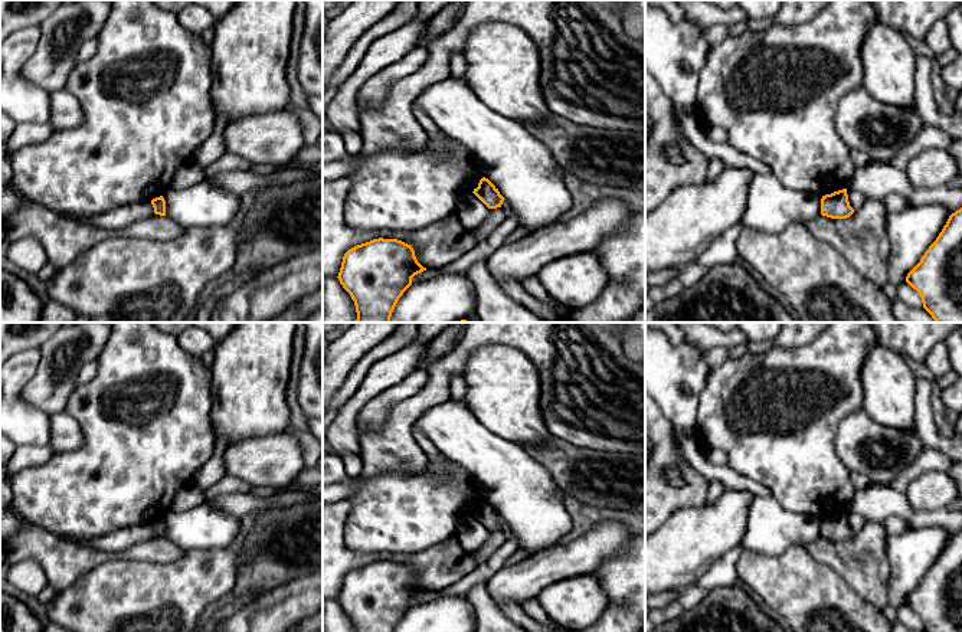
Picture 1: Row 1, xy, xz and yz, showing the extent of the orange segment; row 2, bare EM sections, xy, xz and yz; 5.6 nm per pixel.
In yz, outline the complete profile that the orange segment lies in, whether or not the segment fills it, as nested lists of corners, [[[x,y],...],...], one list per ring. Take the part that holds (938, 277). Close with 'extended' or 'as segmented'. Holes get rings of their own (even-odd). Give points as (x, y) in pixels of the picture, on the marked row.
[[[962,207],[949,216],[906,282],[919,292],[923,308],[936,322],[962,322]]]; as segmented

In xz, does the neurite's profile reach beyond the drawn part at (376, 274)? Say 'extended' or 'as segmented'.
as segmented

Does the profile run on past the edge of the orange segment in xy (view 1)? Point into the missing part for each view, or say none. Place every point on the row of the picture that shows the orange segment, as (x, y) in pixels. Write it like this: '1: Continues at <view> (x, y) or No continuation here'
1: No continuation here

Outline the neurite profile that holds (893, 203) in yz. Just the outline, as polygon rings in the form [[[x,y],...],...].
[[[889,194],[881,202],[883,202],[887,213],[897,213],[910,206],[909,200],[903,194]]]

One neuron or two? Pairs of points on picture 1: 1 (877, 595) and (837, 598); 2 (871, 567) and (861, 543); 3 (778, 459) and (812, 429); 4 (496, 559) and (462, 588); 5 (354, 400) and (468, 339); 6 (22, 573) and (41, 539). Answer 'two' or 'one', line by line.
1: two
2: one
3: one
4: one
5: two
6: two

